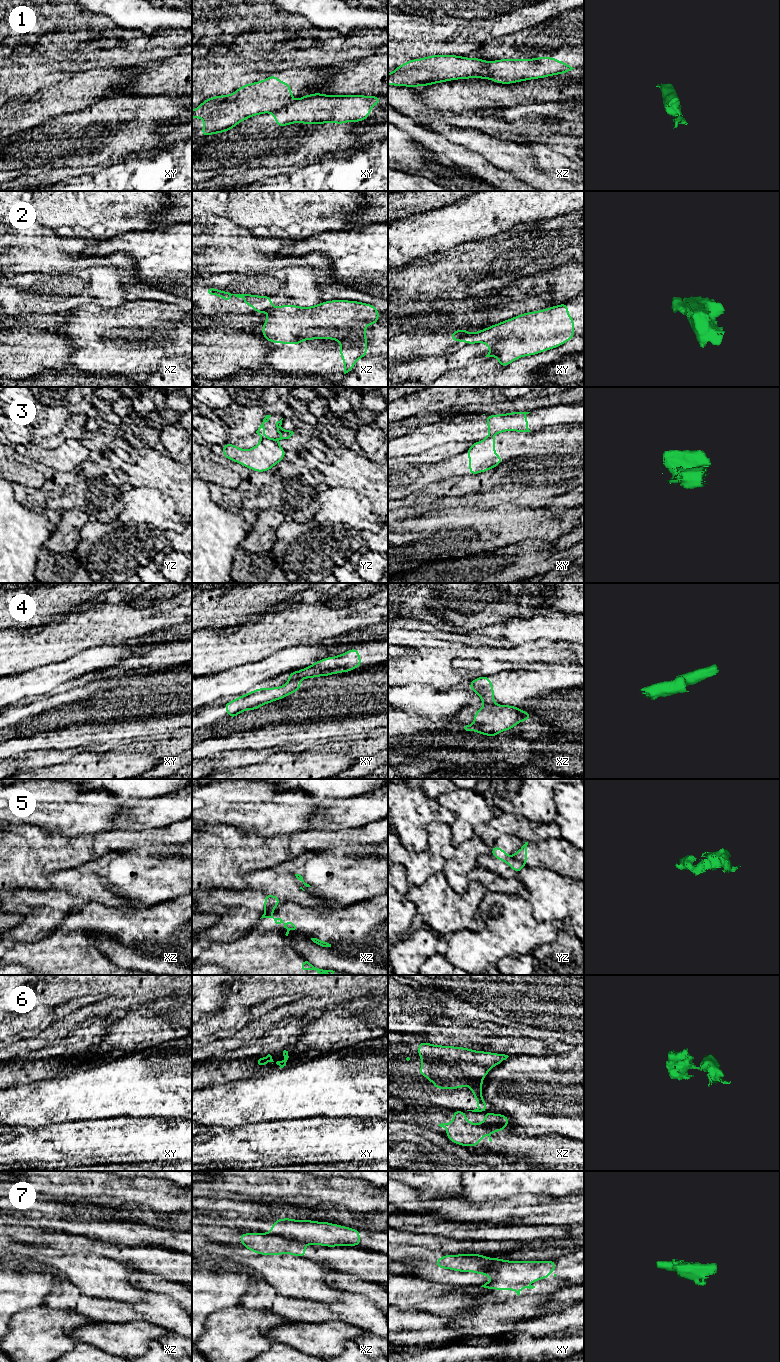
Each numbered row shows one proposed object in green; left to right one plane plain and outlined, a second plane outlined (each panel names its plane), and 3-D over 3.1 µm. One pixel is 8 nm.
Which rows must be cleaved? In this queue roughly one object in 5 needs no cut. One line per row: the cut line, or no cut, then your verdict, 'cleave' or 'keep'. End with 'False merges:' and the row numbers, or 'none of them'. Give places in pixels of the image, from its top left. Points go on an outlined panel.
1: cut xy (292, 101), (280, 108), (267, 112); cleave
2: cut xz (271, 306), (265, 311); cleave
3: cut yz (270, 438), (261, 440); cleave
4: cut xy (289, 679), (298, 680); cleave
5: cut yz (513, 856), (524, 865); cleave
6: cut xy (287, 1054), (283, 1055); cleave
7: cut xz (270, 1232), (306, 1243); cleave
False merges: 1, 2, 3, 4, 5, 6, 7

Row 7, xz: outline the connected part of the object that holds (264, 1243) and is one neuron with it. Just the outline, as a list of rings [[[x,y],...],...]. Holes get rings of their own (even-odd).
[[[243,1233],[240,1243],[250,1251],[260,1255],[282,1255],[306,1258],[305,1242],[292,1240],[273,1233]]]

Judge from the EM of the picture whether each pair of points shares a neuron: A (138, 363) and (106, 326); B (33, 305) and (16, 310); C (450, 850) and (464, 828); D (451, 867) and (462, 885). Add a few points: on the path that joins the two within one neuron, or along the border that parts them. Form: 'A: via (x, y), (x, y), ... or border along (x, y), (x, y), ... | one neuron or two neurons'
A: via (124, 349), (119, 344), (99, 343), (97, 339) | one neuron
B: via (29, 305), (20, 306) | one neuron
C: border along (474, 834), (456, 846), (451, 844) | two neurons
D: via (455, 871), (458, 881) | one neuron

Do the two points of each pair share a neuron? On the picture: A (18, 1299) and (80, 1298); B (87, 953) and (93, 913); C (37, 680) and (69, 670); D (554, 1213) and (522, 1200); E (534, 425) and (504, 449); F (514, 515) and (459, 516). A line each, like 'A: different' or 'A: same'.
A: different
B: same
C: same
D: same
E: different
F: same

